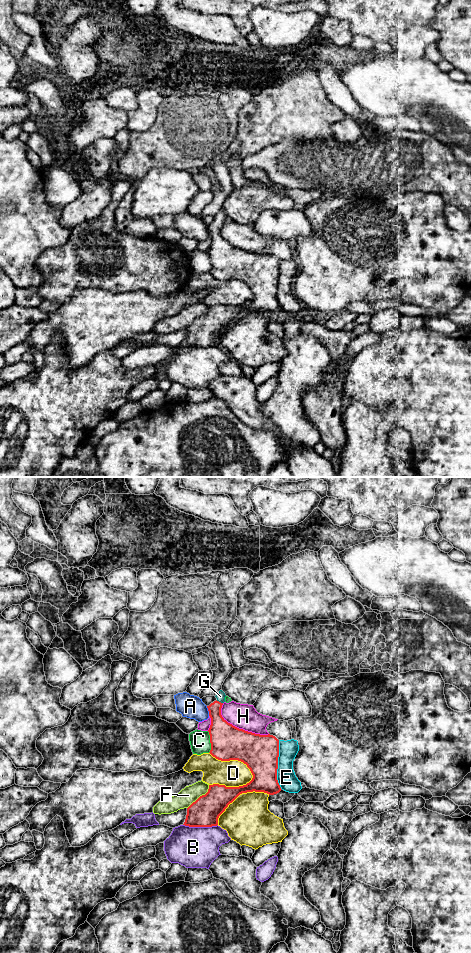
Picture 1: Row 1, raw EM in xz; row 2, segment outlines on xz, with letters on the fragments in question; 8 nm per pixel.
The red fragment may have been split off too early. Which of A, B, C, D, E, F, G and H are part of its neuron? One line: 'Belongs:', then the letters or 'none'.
Belongs: G

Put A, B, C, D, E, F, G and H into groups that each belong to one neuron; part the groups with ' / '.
A / B / C / D / E / F / G / H

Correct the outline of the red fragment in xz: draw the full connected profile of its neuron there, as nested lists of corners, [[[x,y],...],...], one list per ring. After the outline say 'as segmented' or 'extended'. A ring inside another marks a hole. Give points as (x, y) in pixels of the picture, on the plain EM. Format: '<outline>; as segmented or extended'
[[[220,210],[215,217],[217,220],[207,226],[211,238],[209,273],[221,281],[243,282],[253,298],[239,307],[209,305],[208,312],[187,328],[183,345],[189,347],[217,346],[219,336],[242,313],[255,311],[274,315],[282,310],[277,300],[279,260],[273,255],[255,254],[228,243],[221,235],[225,213]]]; extended

